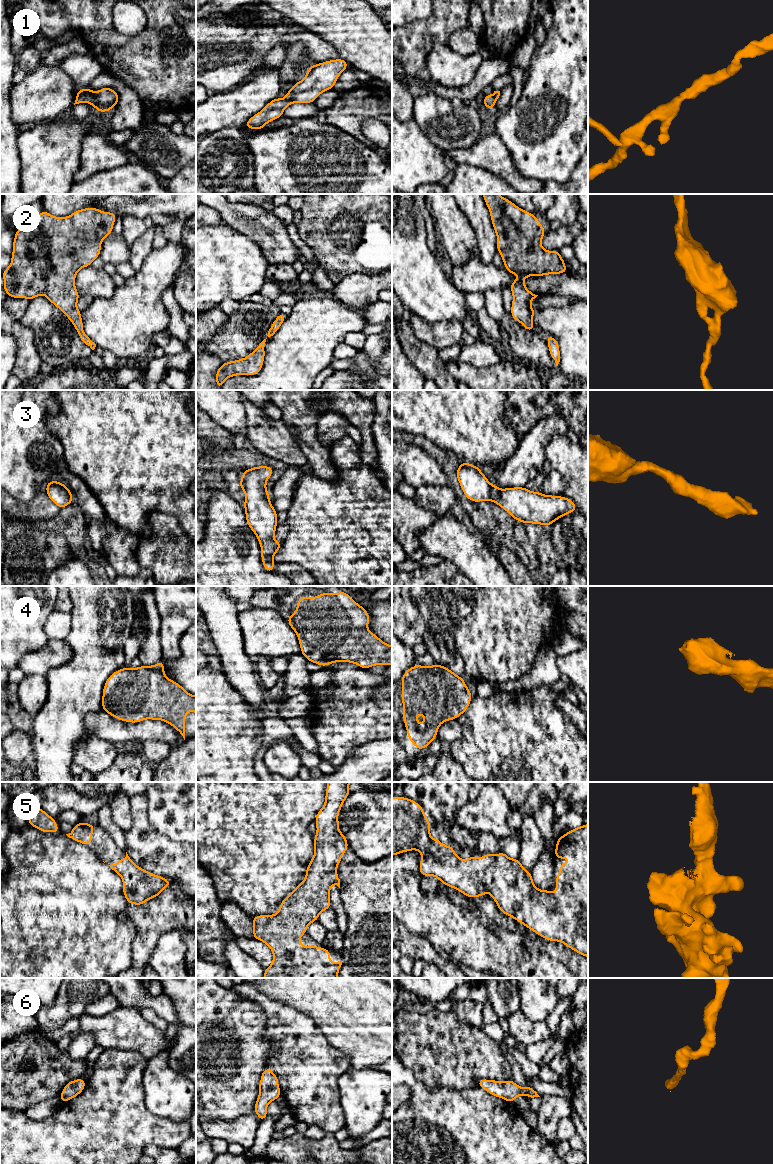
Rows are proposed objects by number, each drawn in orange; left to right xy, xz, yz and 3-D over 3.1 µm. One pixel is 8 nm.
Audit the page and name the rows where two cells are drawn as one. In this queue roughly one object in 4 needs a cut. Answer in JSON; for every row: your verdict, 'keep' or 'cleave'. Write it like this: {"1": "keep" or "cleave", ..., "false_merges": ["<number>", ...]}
{"1": "keep", "2": "keep", "3": "keep", "4": "keep", "5": "keep", "6": "keep", "false_merges": []}

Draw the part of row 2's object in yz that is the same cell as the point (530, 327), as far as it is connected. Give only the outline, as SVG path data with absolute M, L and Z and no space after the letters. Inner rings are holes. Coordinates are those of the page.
M482 194L489 209L497 235L497 251L505 269L520 275L510 285L513 295L511 316L528 331L534 331L533 315L536 309L530 303L538 296L524 285L528 276L545 276L568 272L558 250L544 250L541 239L546 232L537 216L516 206L499 194Z

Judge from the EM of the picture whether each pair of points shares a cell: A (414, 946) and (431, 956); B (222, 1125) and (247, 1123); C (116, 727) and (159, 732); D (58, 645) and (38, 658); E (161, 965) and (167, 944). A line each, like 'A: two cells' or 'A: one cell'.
A: one cell
B: one cell
C: one cell
D: one cell
E: one cell

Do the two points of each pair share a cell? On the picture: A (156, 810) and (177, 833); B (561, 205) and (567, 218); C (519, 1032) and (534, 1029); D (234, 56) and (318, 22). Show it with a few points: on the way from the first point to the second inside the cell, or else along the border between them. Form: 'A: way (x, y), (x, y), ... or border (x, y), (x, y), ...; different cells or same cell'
A: way (162, 816), (171, 827); same cell
B: way (564, 208), (567, 215); same cell
C: way (523, 1031), (530, 1031); same cell
D: border (305, 29), (318, 34), (326, 40); different cells

